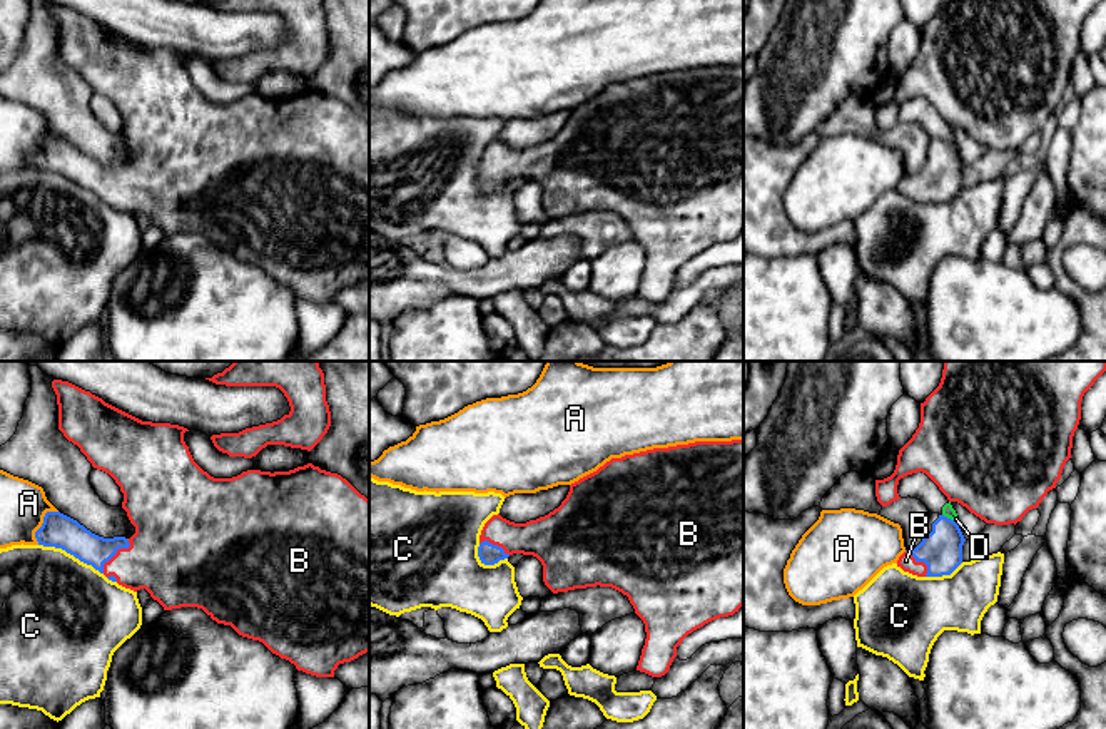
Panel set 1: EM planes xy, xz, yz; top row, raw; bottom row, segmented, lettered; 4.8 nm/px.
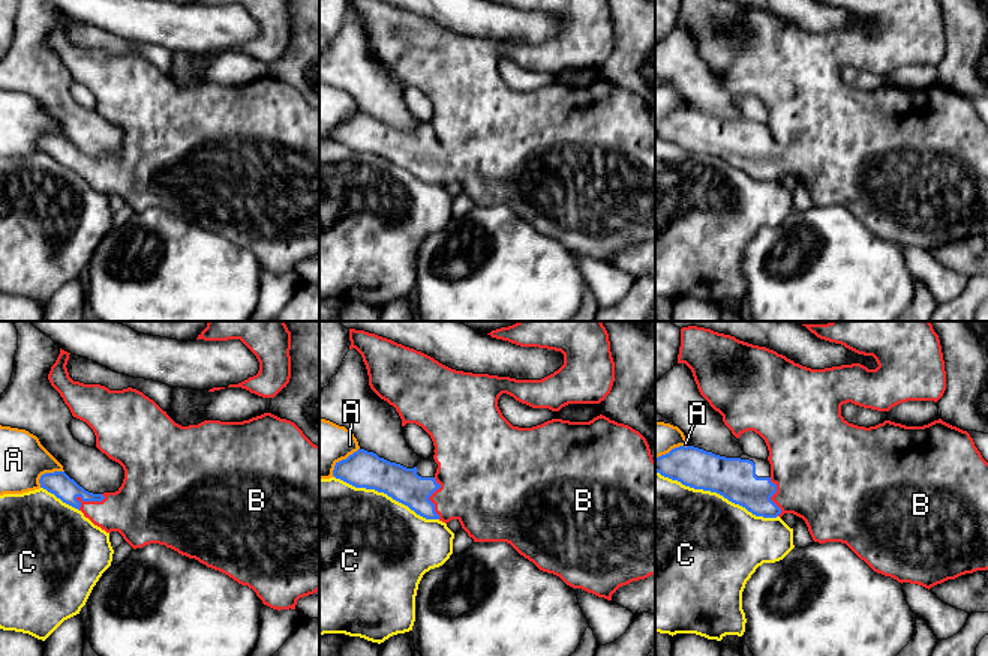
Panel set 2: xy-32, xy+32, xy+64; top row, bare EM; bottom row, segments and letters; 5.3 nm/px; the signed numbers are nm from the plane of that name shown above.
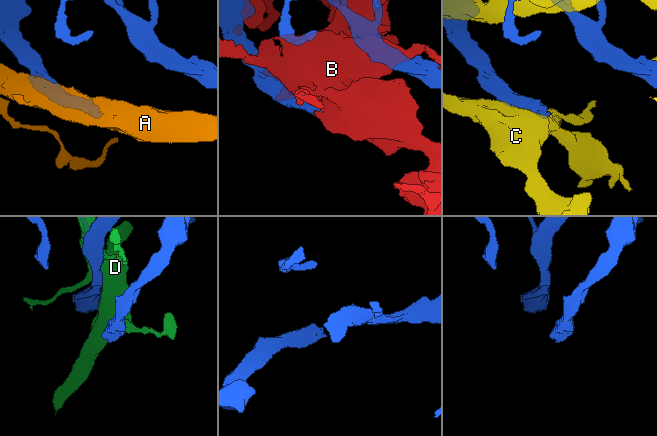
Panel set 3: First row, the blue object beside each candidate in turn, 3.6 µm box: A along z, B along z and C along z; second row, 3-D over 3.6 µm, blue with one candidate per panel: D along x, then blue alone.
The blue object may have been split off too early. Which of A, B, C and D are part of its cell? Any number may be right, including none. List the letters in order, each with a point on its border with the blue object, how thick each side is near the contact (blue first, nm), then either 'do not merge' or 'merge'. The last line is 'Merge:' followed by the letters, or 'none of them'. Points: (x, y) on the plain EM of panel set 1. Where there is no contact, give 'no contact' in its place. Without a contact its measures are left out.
A: meets blue in xy at (42, 149); 160 nm thick on the blue side, 220 nm on the other; do not merge
B: meets blue in xy at (116, 178); 160 nm thick on the blue side, 380 nm on the other; merge
C: meets blue in xy at (71, 179); 160 nm thick on the blue side, 480 nm on the other; do not merge
D: meets blue in yz at (949, 144); 200 nm thick on the blue side, 60 nm on the other; do not merge
Merge: B

